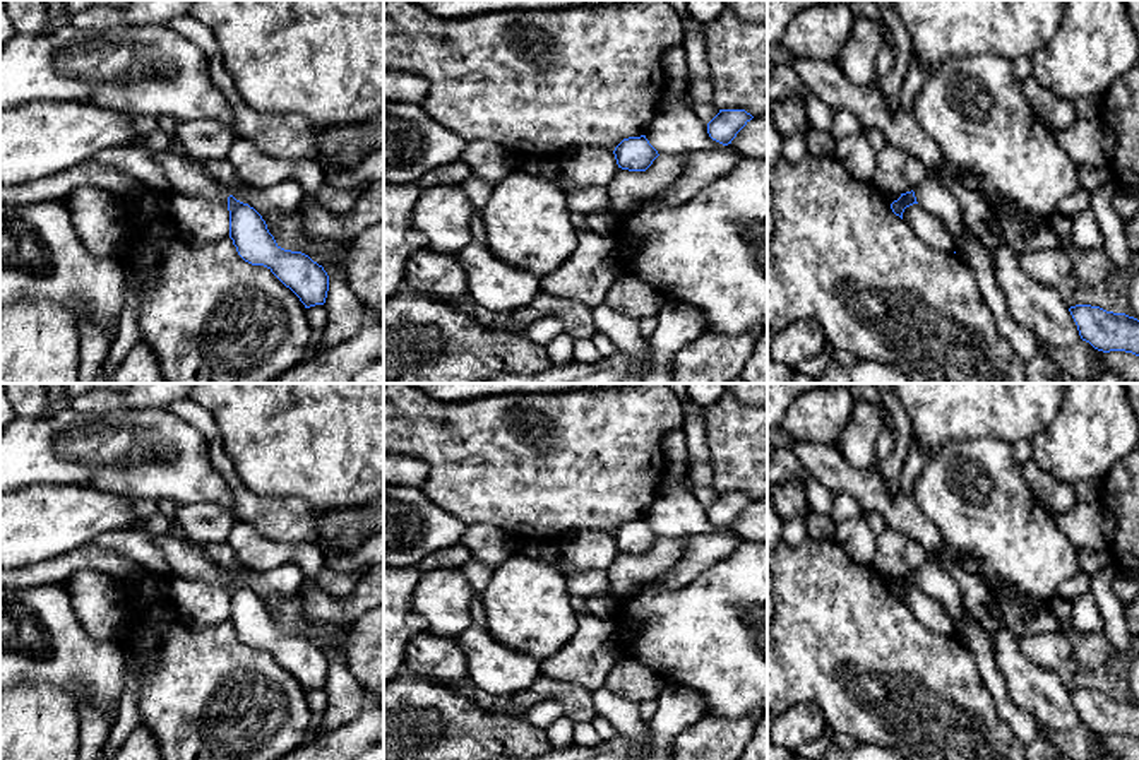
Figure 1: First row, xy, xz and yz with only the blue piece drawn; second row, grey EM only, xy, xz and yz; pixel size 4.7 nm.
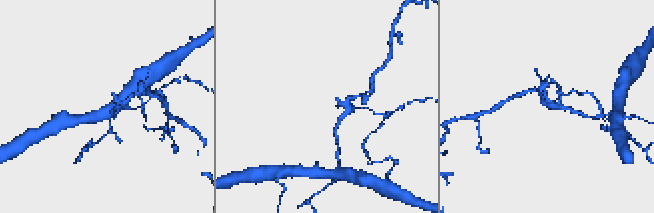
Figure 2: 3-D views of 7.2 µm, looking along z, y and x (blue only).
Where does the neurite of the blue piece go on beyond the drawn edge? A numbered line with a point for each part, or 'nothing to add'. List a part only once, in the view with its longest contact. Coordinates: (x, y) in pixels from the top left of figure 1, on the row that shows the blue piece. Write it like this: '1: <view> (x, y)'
1: xy (199, 219)

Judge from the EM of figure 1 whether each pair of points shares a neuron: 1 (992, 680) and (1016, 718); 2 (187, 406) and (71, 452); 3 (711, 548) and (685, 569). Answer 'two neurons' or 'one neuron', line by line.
1: one neuron
2: two neurons
3: one neuron

